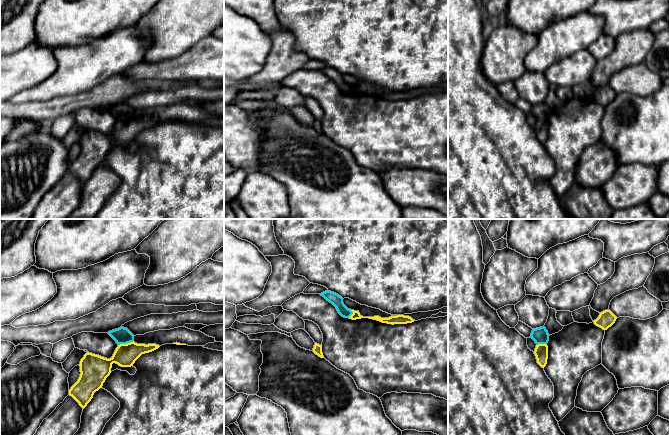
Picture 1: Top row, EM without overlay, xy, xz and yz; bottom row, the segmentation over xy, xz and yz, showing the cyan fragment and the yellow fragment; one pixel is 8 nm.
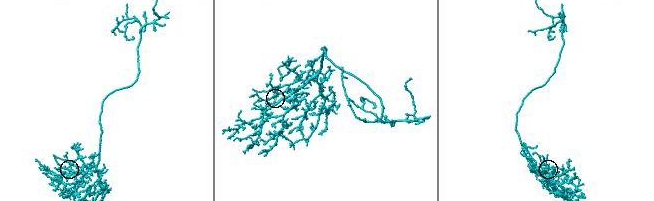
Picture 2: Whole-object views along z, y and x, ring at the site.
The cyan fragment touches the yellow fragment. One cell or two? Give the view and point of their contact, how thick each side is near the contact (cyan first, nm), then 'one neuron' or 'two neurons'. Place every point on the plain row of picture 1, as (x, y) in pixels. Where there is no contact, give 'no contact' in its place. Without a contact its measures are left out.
xy (125, 119) | 130/190 nm | one neuron

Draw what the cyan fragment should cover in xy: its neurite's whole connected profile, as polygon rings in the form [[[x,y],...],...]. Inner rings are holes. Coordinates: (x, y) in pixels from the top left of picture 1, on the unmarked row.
[[[124,103],[109,107],[108,110],[116,117],[118,123],[110,135],[87,128],[80,137],[80,153],[69,166],[79,181],[84,185],[96,167],[102,164],[111,149],[112,140],[131,143],[145,129],[152,128],[160,122],[156,120],[137,120],[134,111]]]

